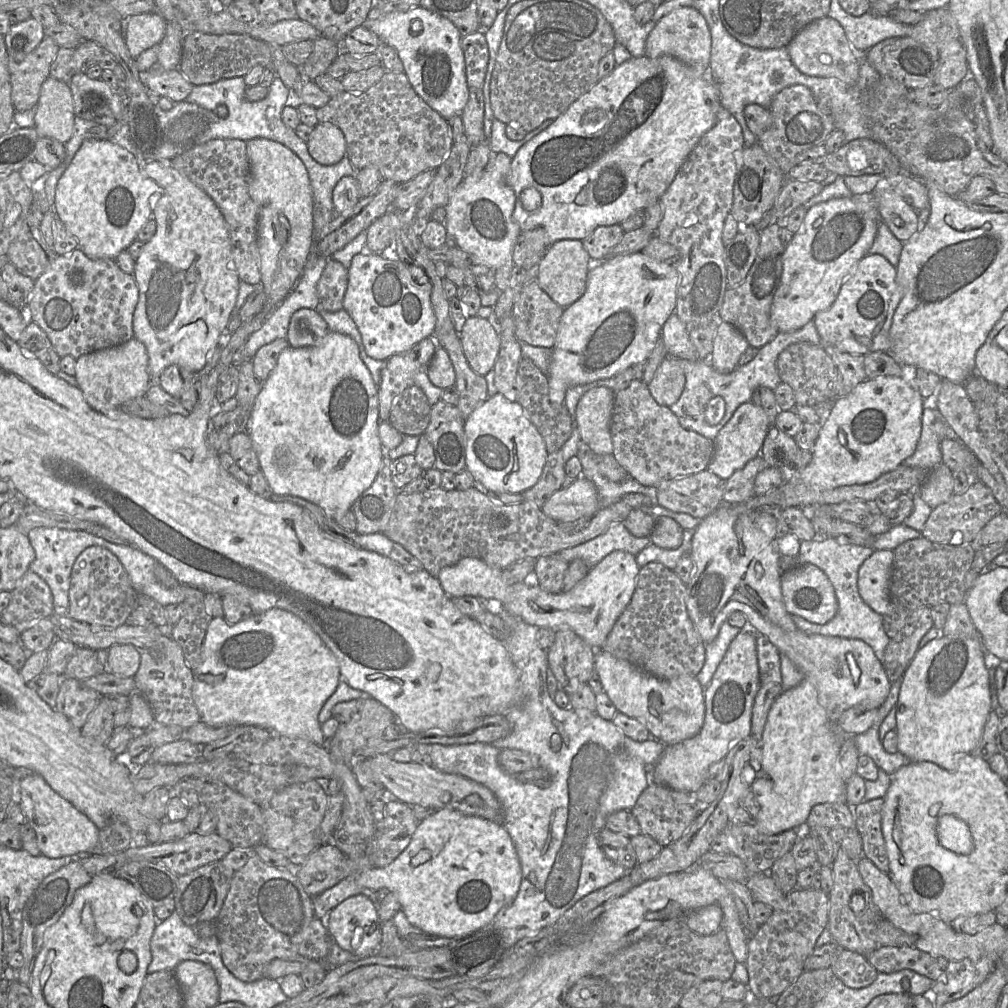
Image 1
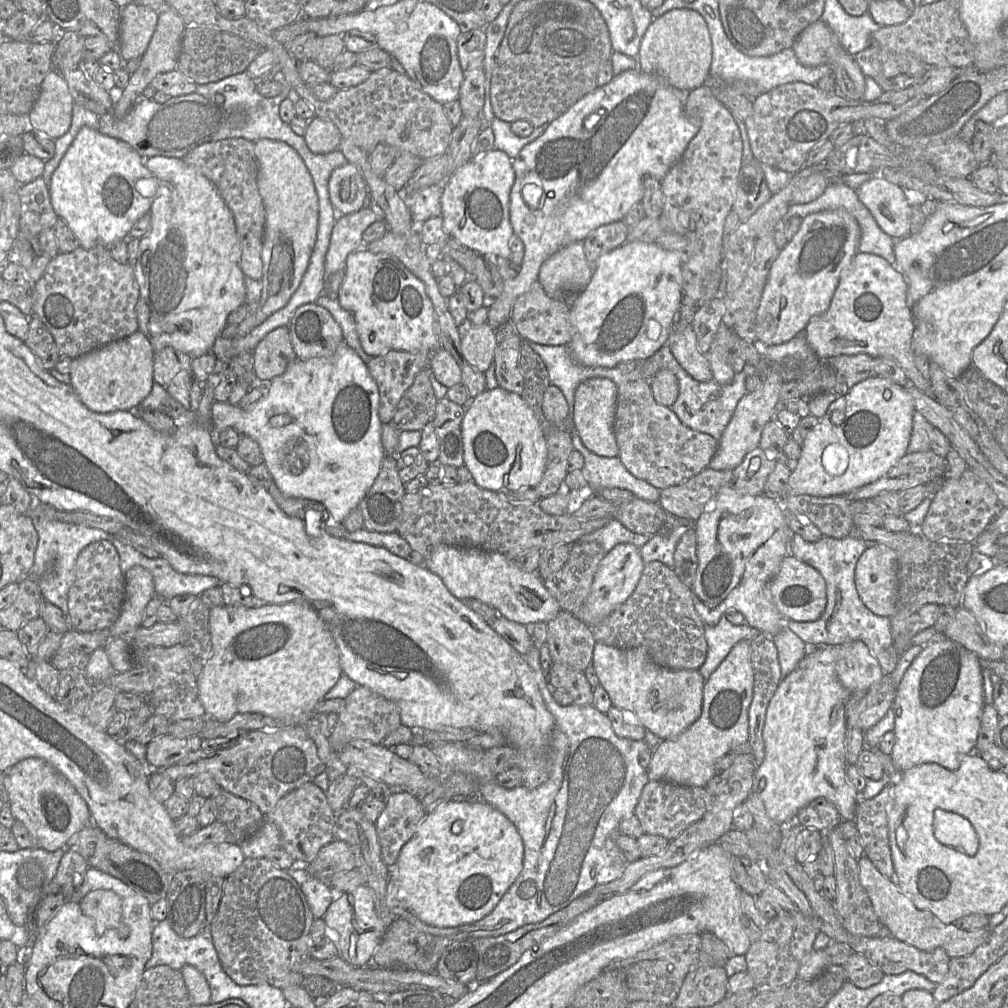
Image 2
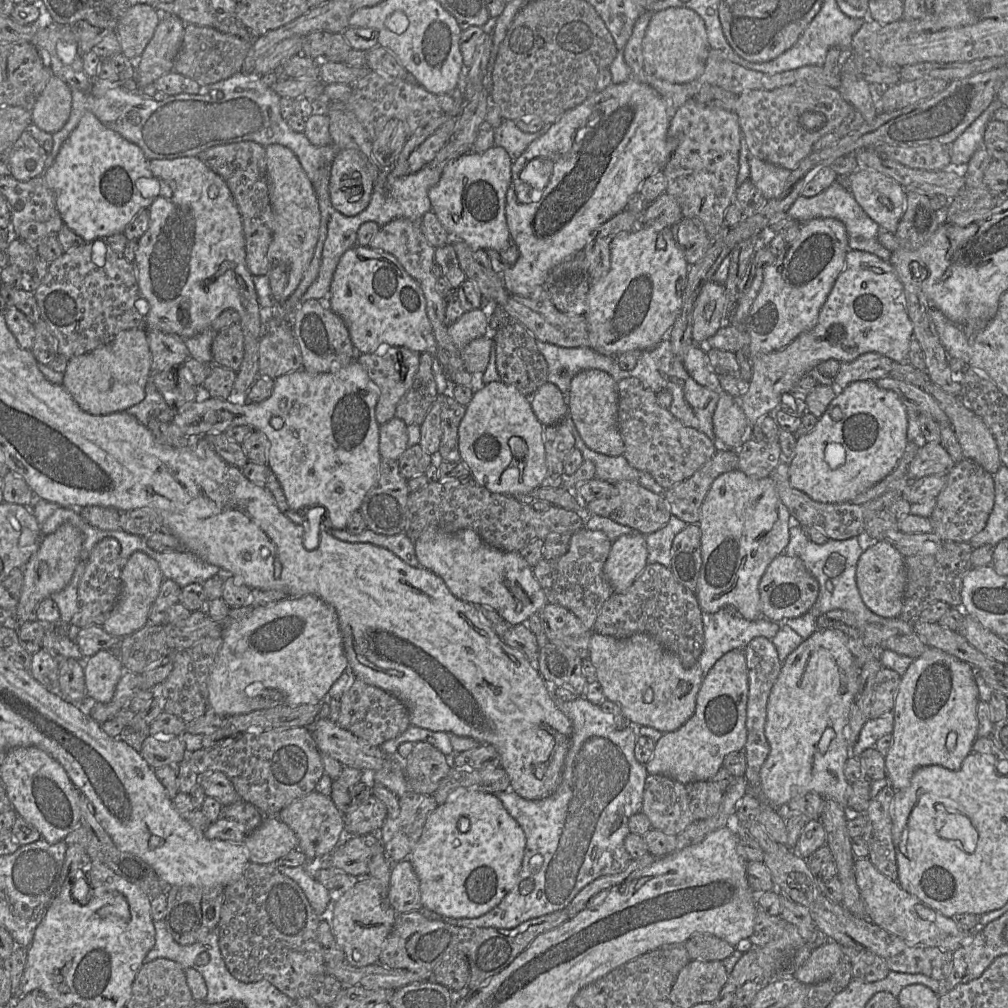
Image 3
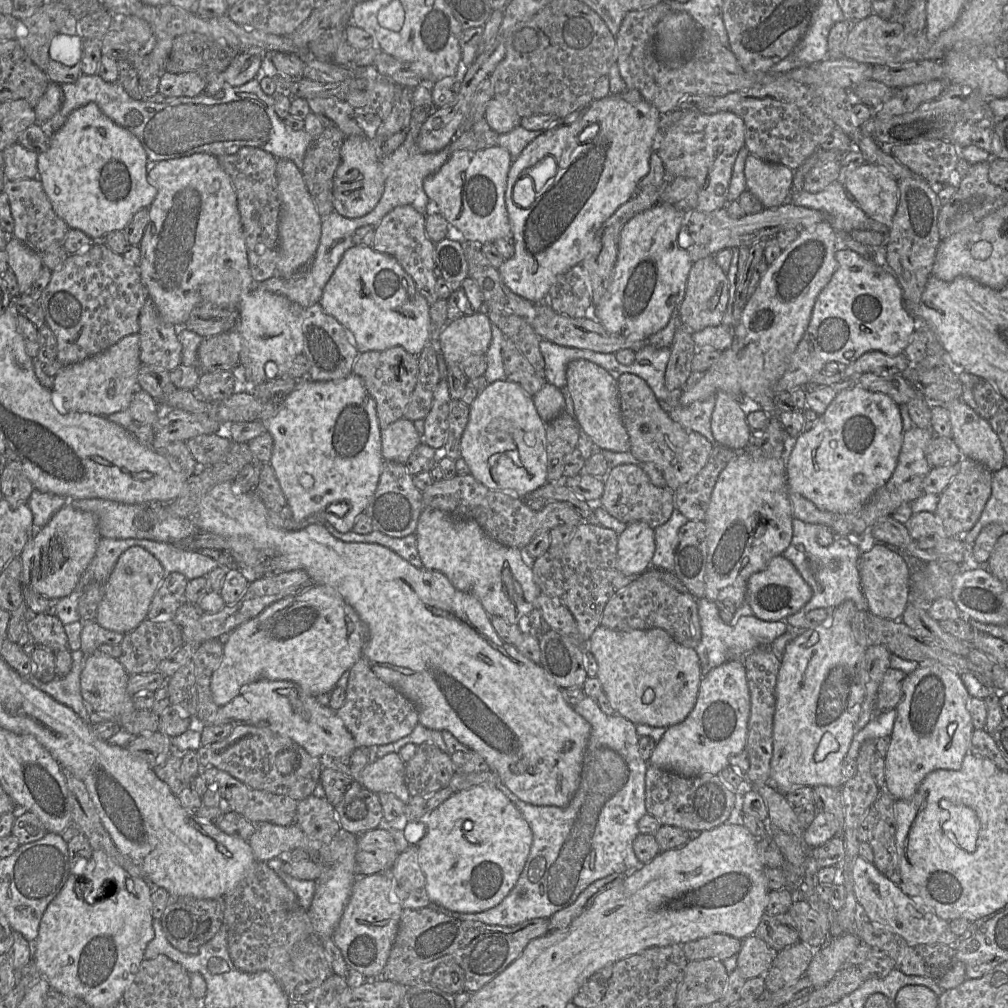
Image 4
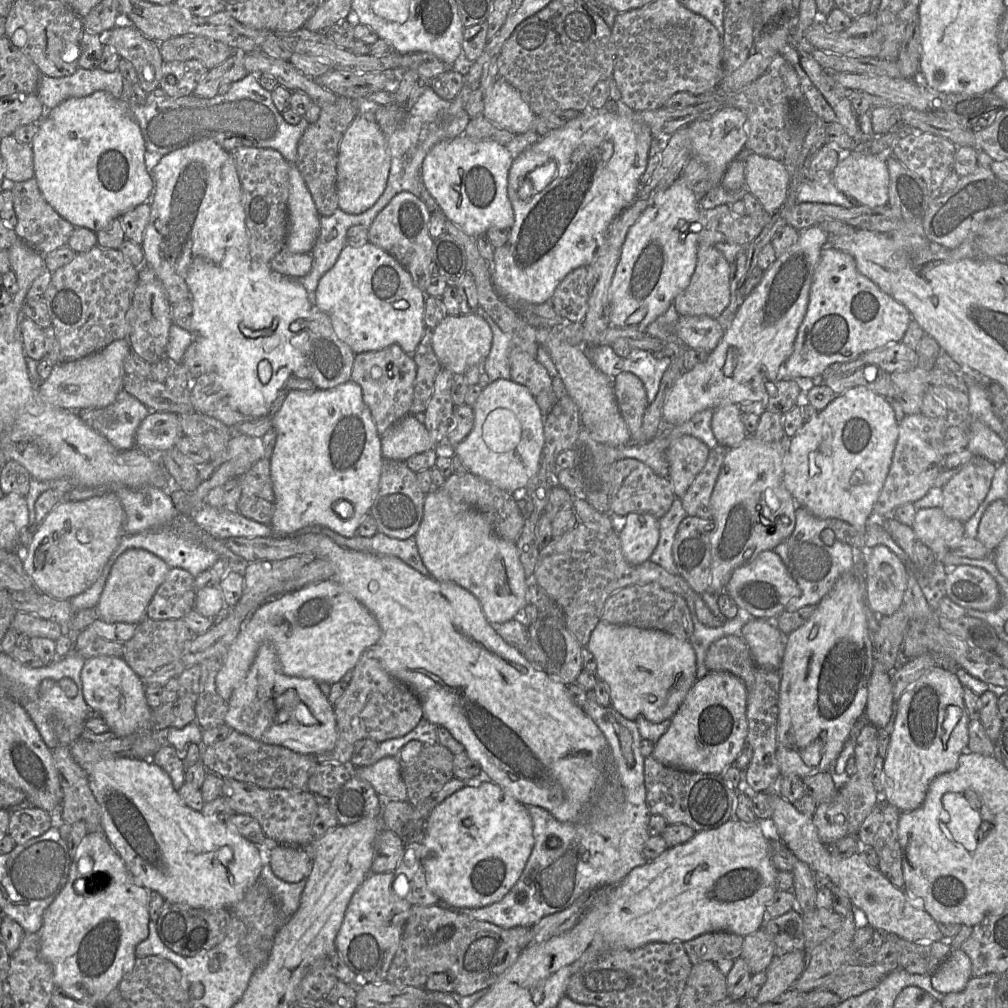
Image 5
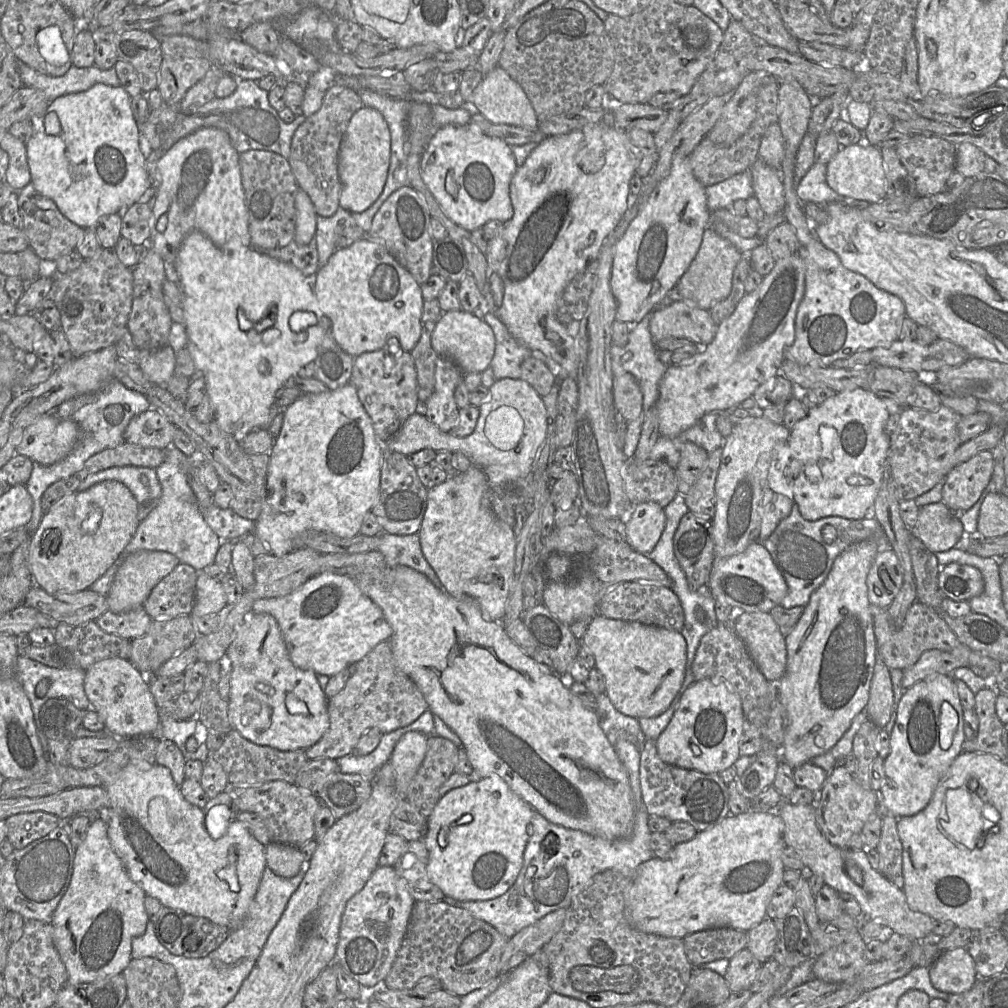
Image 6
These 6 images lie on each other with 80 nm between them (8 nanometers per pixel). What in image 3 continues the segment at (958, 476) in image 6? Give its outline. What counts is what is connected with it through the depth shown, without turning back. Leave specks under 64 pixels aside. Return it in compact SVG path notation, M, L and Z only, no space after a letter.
M962 459L950 470L945 487L936 497L936 506L930 516L932 533L945 541L969 542L986 526L994 501L993 474L972 460Z

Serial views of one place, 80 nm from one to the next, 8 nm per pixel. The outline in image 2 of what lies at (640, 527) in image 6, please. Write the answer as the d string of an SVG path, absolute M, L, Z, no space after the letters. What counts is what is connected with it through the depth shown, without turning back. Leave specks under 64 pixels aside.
M620 543L612 548L600 561L594 575L591 591L575 615L580 621L592 627L622 605L633 593L644 569L640 548L630 543Z

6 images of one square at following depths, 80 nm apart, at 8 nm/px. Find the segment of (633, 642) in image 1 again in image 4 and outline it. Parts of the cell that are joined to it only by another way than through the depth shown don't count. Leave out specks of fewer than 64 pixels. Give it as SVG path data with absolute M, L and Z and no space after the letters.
M650 567L618 591L605 605L601 625L613 630L661 628L679 644L695 649L701 639L697 599L662 580L661 569Z

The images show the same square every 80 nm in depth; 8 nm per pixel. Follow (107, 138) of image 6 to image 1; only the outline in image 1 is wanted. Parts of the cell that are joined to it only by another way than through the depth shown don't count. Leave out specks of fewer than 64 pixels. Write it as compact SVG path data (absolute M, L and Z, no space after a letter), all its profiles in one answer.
M86 139L59 178L52 210L66 230L74 236L77 248L91 259L115 259L135 240L136 234L149 220L152 197L160 187L142 175L136 157L123 147L103 139Z

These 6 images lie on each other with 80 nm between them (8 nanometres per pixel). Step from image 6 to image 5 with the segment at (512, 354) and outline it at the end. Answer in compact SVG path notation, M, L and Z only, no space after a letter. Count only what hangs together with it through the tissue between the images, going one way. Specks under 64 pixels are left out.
M480 305L476 314L487 321L493 333L492 347L483 363L483 370L488 374L491 382L498 379L511 379L509 353L514 346L511 337L500 329Z

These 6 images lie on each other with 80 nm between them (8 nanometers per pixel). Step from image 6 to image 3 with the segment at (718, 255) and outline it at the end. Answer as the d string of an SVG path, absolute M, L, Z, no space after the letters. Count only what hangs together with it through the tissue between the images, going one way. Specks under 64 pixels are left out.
M713 280L703 285L693 310L693 340L705 344L723 326L726 316L725 286Z

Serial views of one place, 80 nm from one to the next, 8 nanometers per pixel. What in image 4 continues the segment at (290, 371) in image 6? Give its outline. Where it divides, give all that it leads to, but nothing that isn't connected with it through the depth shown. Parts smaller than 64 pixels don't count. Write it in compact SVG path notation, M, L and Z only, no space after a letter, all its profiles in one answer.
M258 286L243 299L238 312L238 322L233 330L241 337L238 365L232 370L235 374L235 392L245 390L253 394L254 388L267 379L265 363L272 361L278 367L277 378L286 376L286 371L295 357L303 353L302 332L305 308L296 305L287 297L266 291Z

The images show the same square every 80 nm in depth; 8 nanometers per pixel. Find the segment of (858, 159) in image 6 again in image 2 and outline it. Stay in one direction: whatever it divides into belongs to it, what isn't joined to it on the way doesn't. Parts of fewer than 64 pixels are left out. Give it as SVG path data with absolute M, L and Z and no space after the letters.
M874 176L855 192L885 233L894 239L910 234L911 205L902 187L884 177Z

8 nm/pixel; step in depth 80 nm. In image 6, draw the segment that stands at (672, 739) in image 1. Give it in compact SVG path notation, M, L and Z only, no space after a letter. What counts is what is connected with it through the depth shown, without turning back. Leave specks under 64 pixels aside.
M597 614L580 644L595 657L595 667L604 676L606 694L611 703L626 716L639 719L661 715L670 707L682 687L687 644L678 631Z

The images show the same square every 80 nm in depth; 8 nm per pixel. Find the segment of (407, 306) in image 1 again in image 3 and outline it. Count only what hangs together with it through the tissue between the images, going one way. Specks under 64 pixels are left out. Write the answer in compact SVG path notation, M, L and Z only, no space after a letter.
M359 245L348 249L333 275L329 306L345 322L351 341L360 353L375 353L379 347L382 350L406 347L436 356L438 345L420 284L388 252Z

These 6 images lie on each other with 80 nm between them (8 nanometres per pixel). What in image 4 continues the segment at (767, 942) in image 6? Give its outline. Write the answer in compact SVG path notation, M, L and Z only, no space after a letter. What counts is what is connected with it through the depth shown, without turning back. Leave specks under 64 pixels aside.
M750 935L742 940L736 969L745 980L764 976L776 954L777 952L768 946L765 941L755 935Z

